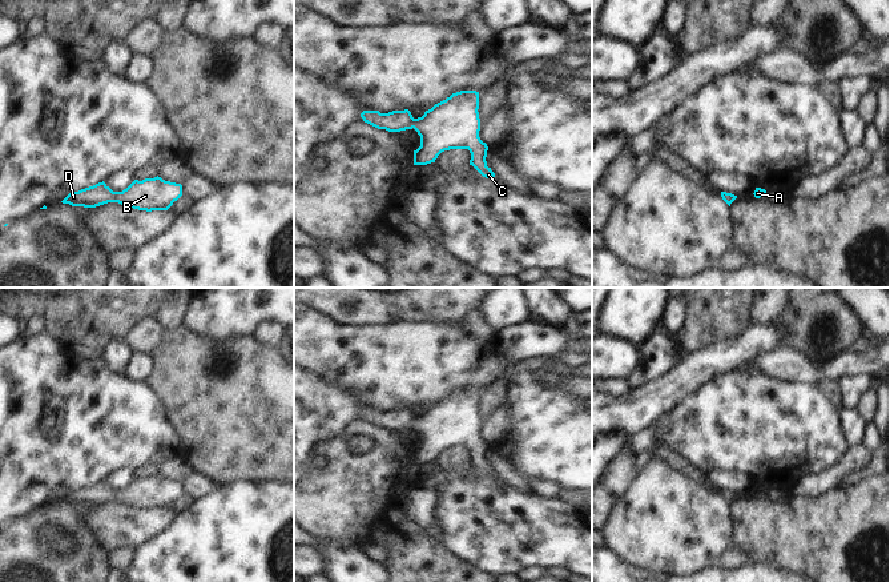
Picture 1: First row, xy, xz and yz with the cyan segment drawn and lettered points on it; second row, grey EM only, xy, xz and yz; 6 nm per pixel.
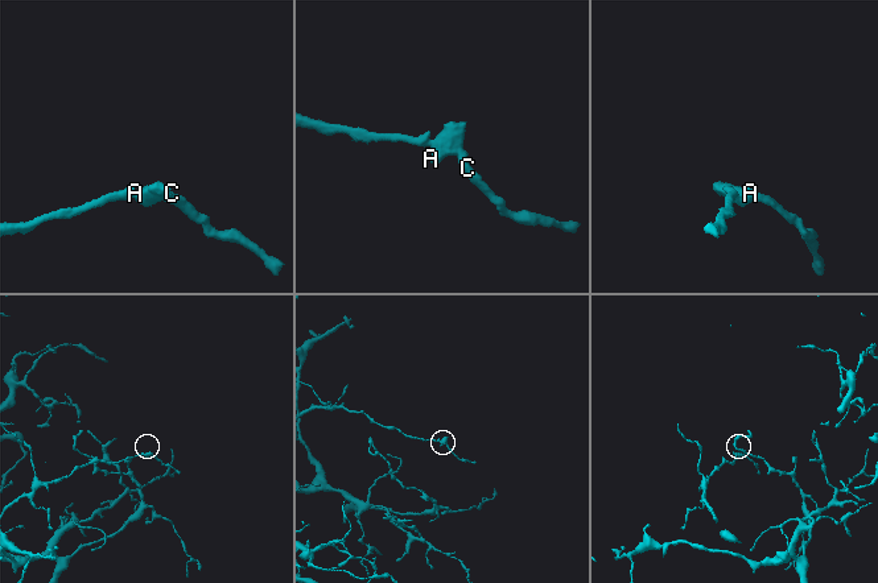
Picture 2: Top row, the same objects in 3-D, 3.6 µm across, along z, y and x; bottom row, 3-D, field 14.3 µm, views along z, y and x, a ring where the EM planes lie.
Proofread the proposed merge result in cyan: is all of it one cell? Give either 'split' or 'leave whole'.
leave whole

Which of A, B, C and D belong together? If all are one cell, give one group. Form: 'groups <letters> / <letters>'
groups A B C D

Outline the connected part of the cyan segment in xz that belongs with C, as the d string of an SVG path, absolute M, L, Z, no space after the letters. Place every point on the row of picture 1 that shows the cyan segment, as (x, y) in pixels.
M460 91L414 119L408 109L380 113L363 111L365 123L388 132L415 129L420 136L420 146L414 150L414 165L435 162L438 156L450 149L468 149L472 165L483 177L495 173L487 166L488 146L479 137L479 92Z

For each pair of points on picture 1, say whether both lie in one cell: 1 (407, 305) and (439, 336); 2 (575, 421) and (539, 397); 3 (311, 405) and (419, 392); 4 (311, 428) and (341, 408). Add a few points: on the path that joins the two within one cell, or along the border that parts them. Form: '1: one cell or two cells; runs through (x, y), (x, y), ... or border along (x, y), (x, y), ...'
1: two cells; border along (458, 321), (395, 322)
2: one cell; runs through (566, 421), (548, 406)
3: two cells; border along (337, 381), (355, 390), (377, 408)
4: one cell; runs through (318, 420), (333, 408)

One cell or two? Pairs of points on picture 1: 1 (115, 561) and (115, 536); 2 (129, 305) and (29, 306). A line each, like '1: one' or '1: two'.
1: two
2: one

